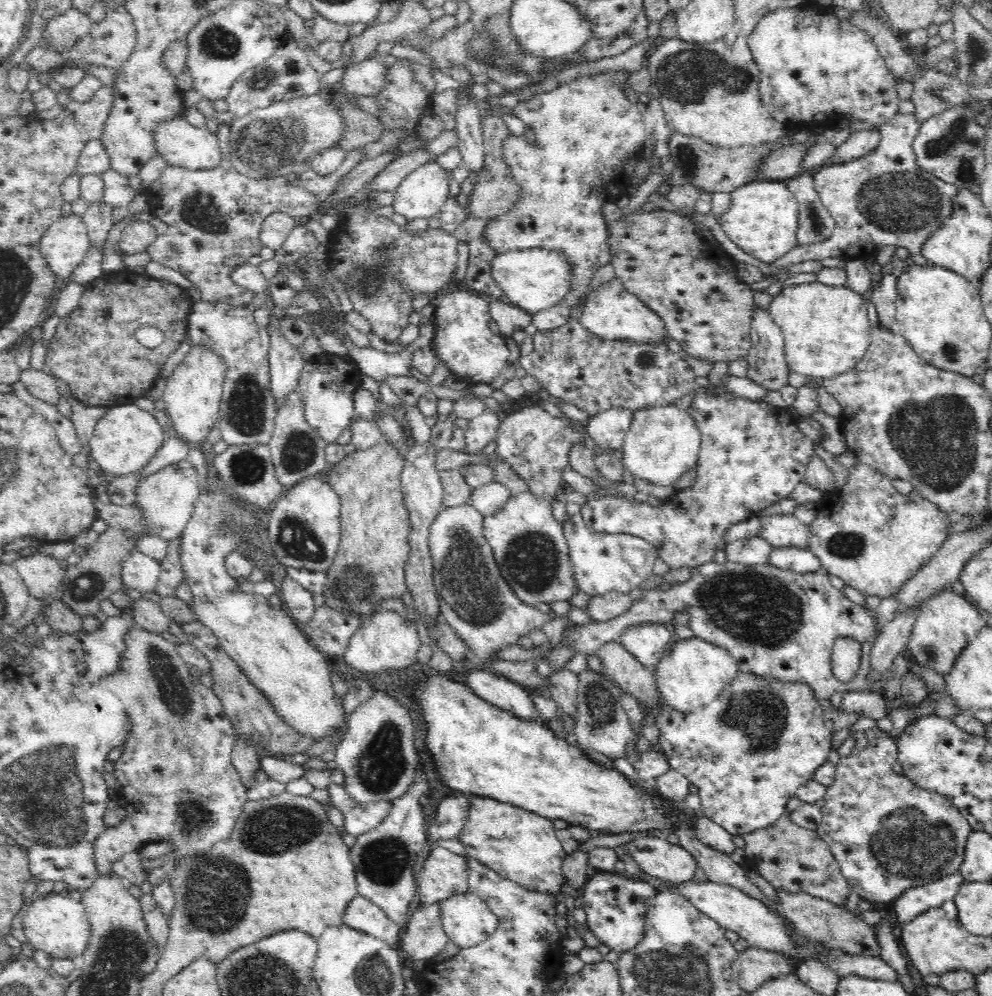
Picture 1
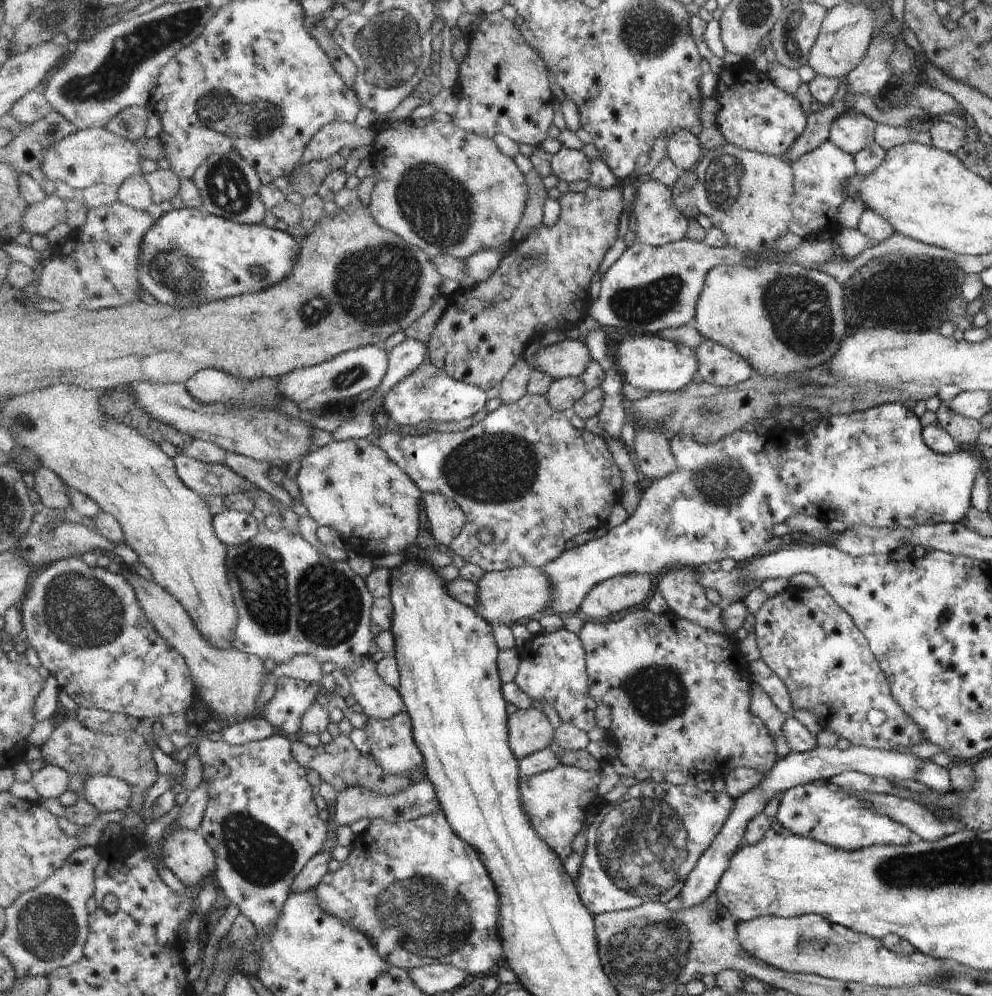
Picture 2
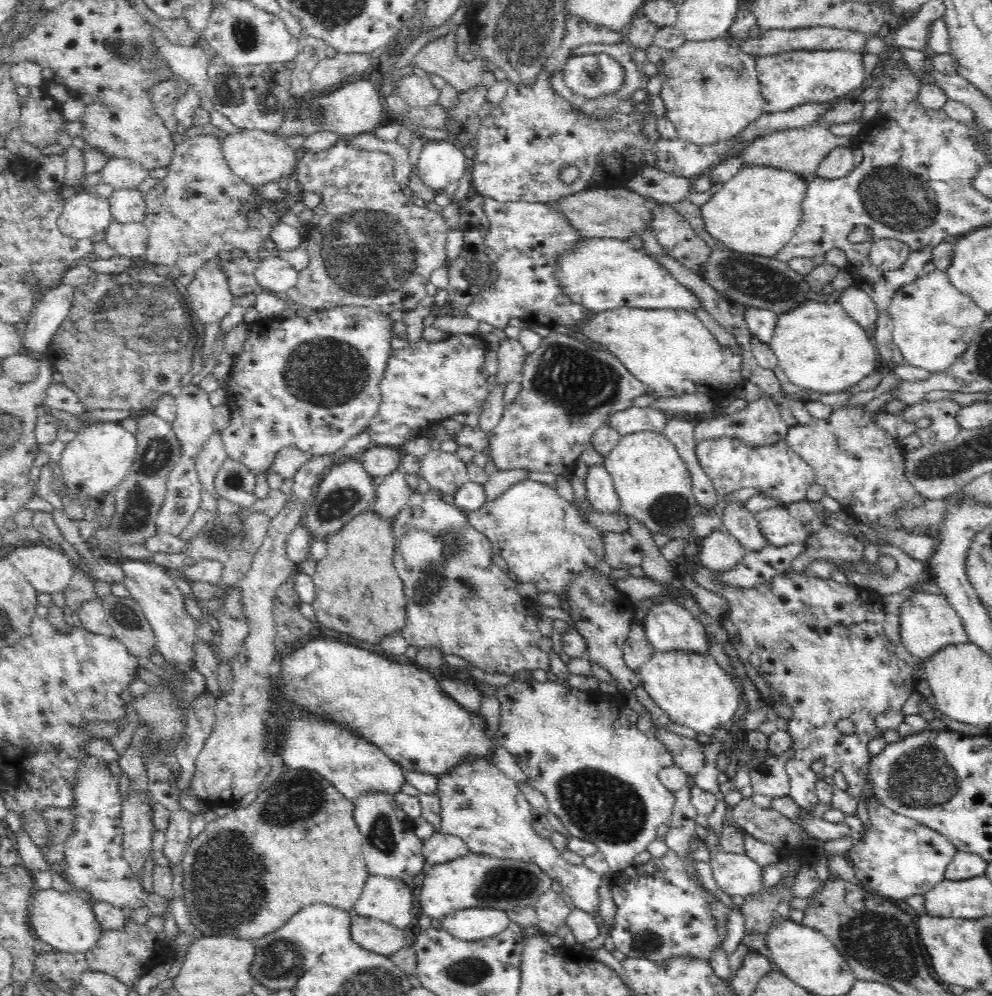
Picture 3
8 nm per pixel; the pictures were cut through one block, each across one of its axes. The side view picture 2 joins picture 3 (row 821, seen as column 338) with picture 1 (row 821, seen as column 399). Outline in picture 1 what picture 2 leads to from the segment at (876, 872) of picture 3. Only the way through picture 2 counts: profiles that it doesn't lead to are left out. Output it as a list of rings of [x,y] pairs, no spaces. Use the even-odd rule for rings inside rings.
[[[878,725],[850,736],[854,736],[855,745],[849,755],[841,756],[837,762],[835,779],[827,786],[823,798],[825,803],[821,808],[822,820],[816,829],[819,837],[830,847],[851,890],[873,904],[891,905],[905,890],[924,886],[959,870],[969,834],[973,830],[946,797],[918,788],[904,774],[892,769],[898,754],[895,737],[882,731]]]

